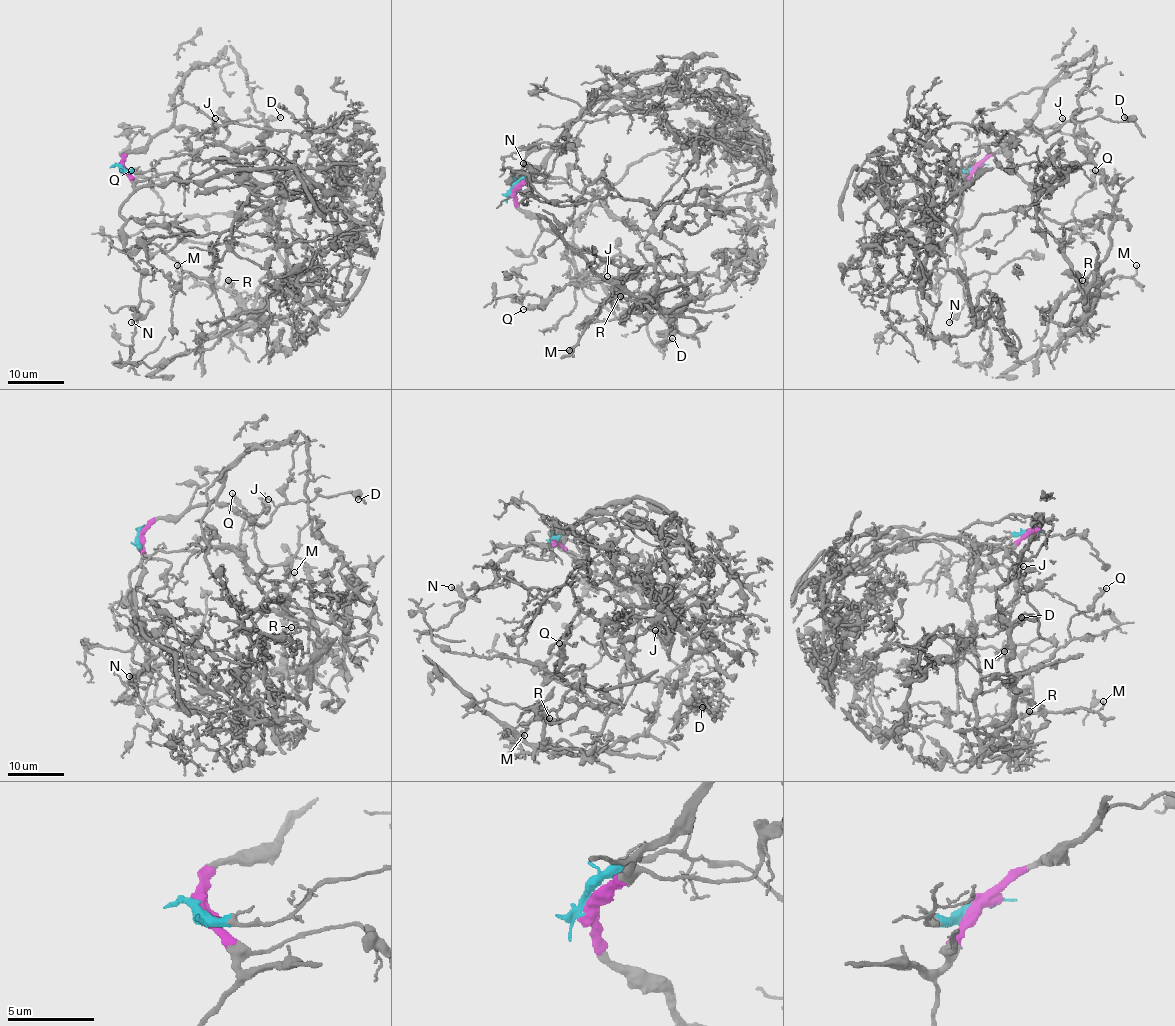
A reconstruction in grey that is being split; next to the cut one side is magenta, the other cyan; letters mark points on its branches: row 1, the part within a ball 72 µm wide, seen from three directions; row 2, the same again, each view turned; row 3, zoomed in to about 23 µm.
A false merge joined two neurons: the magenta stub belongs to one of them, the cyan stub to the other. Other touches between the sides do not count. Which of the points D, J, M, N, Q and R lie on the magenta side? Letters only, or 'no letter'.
D, J, N

